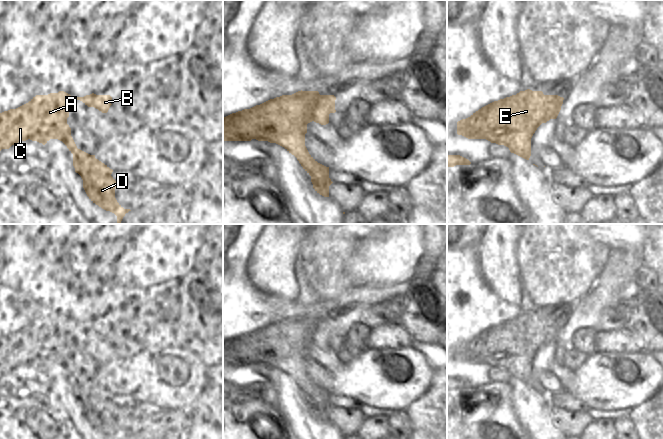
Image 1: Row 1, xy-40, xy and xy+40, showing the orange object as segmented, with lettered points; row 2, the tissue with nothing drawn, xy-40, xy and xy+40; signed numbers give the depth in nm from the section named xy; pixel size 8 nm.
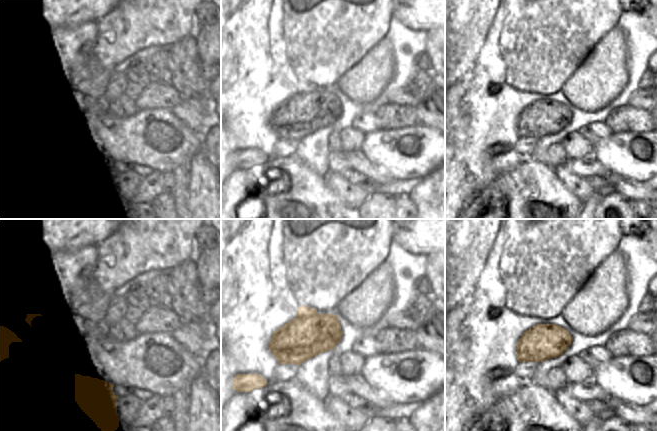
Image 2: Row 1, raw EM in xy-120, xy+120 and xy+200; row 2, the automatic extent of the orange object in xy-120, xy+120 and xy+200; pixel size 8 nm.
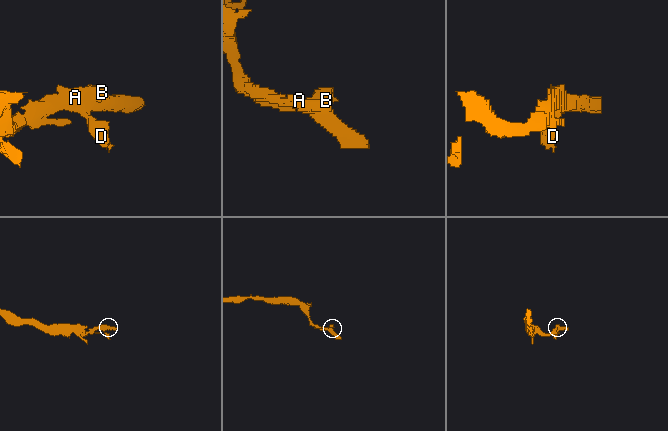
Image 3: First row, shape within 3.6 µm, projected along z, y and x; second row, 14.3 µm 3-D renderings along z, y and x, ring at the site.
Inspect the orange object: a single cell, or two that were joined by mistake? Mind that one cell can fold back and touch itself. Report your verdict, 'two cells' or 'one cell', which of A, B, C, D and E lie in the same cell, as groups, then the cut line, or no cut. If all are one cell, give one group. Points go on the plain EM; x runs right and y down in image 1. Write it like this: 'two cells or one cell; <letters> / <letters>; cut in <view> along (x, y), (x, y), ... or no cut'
one cell; A B C D E; no cut

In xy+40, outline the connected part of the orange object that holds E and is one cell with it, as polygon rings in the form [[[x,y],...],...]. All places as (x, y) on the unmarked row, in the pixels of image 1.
[[[527,313],[516,319],[494,325],[466,343],[457,346],[457,358],[468,363],[486,363],[504,369],[526,384],[531,380],[531,362],[537,352],[550,343],[556,343],[563,328],[563,321],[544,319],[542,315]]]

